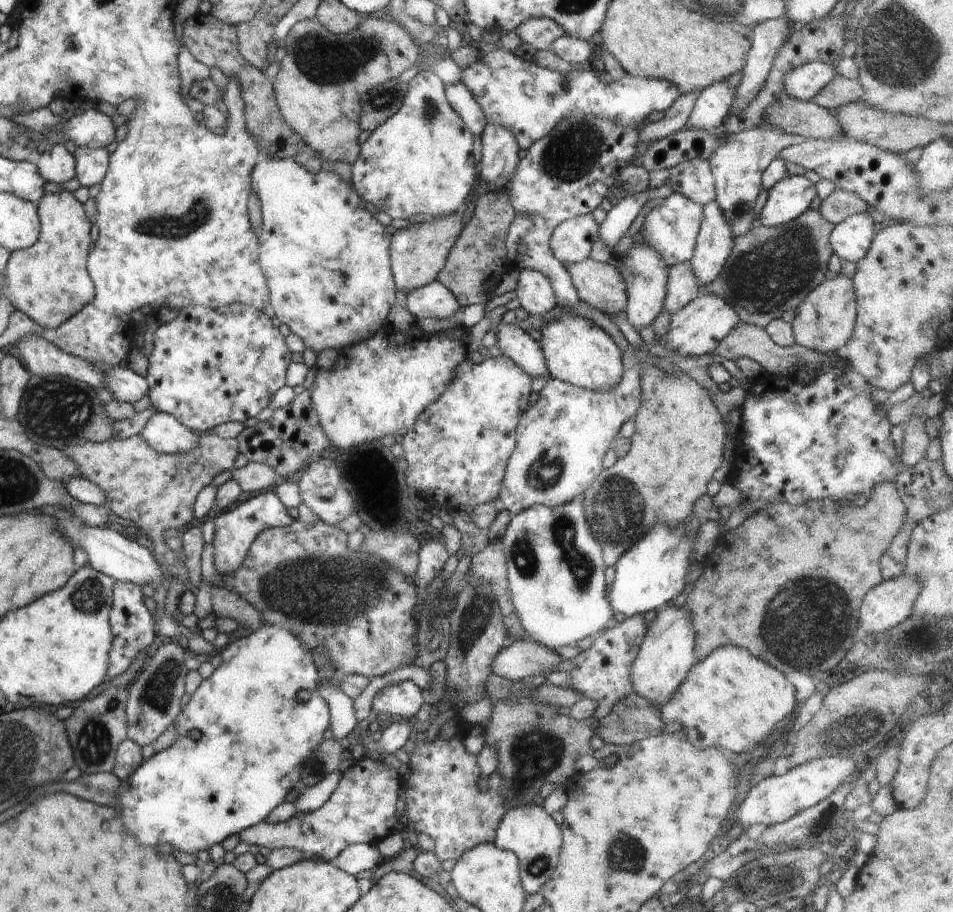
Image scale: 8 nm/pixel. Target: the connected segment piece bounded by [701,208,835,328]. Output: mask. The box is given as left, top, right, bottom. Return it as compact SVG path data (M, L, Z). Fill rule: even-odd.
M812 208L787 225L767 227L756 223L747 233L735 238L722 270L714 281L702 285L701 290L722 298L738 313L740 323L766 328L774 319L780 319L786 310L797 308L809 292L829 277L827 266L833 253L829 236L834 227L819 211Z

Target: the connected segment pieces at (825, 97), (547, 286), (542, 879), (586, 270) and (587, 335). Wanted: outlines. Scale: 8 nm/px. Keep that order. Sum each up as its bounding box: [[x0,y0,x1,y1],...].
[[812,72,864,116],[515,269,558,315],[493,803,563,894],[564,257,627,314],[539,312,623,391]]

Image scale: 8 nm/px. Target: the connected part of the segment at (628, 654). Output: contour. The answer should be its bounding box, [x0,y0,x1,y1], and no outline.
[566,614,647,720]

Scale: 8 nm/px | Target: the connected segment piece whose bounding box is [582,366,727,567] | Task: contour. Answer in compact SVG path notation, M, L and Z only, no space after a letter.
M655 366L645 367L641 372L640 398L629 451L612 466L603 468L582 494L588 526L600 541L606 567L615 565L628 547L656 522L670 522L672 526L688 522L694 503L706 493L706 485L722 462L727 437L724 418L712 402L711 394L692 375L676 367L669 372Z

